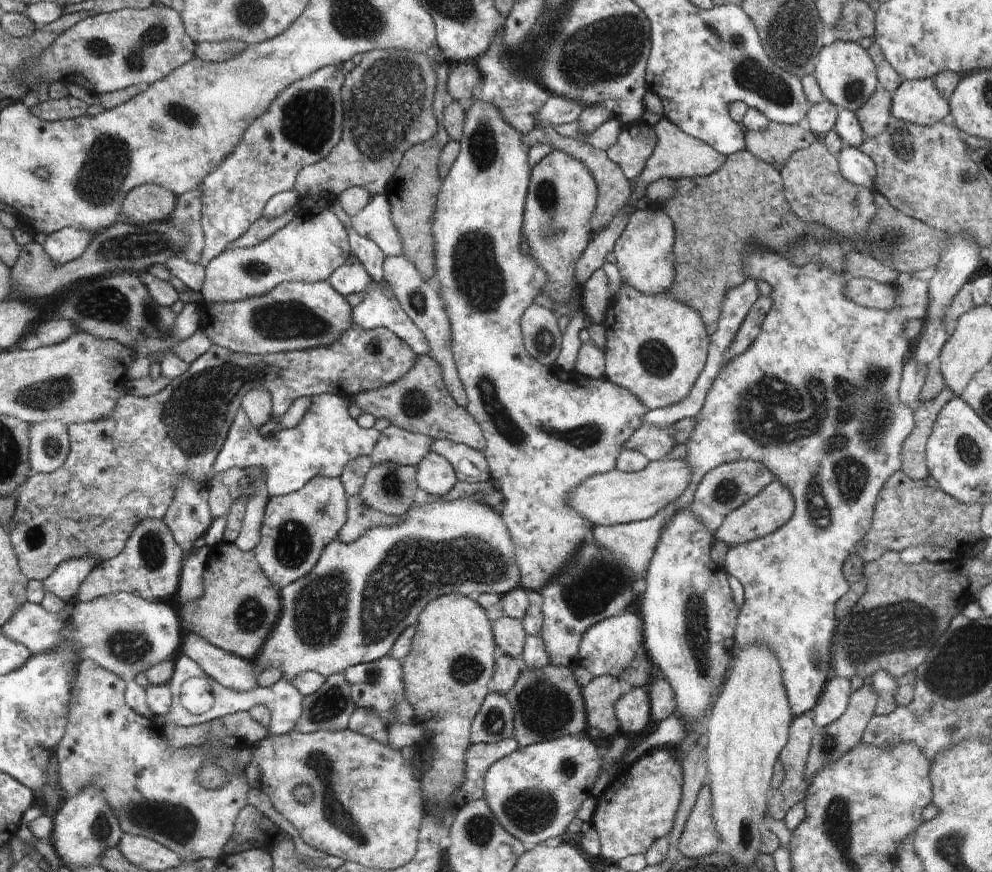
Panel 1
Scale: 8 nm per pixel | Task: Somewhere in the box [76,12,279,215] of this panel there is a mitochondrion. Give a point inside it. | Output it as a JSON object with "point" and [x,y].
{"point":[135,57]}

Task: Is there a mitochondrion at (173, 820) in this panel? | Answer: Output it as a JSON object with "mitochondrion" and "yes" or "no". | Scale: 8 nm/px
{"mitochondrion":"yes"}

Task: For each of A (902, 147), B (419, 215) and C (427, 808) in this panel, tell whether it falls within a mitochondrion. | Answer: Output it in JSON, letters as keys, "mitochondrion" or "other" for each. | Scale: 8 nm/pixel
{"A":"mitochondrion","B":"other","C":"other"}

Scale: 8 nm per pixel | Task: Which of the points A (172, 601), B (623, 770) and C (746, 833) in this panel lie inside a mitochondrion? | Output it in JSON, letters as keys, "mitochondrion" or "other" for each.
{"A":"other","B":"other","C":"other"}

